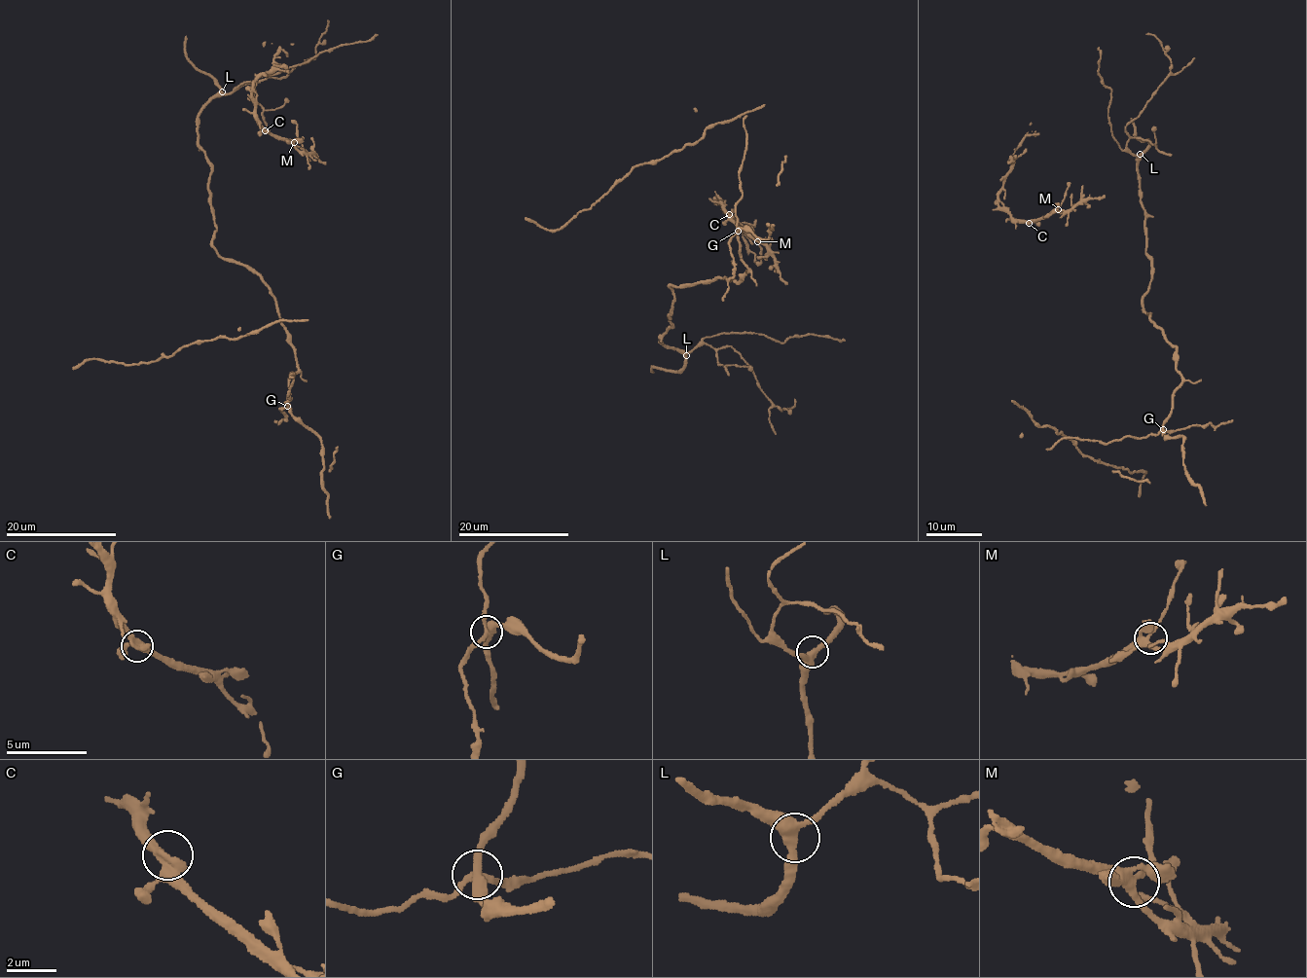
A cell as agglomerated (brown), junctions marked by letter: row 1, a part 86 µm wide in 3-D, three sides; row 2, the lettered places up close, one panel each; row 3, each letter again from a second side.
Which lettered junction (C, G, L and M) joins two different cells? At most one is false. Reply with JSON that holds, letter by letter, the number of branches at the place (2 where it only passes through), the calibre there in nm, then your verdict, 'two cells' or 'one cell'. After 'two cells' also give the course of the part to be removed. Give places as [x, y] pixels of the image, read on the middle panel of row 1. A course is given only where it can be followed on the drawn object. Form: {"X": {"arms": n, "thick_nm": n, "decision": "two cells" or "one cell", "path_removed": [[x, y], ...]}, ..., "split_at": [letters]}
{"C": {"arms": 3, "thick_nm": 320, "decision": "one cell"}, "G": {"arms": 4, "thick_nm": 320, "decision": "two cells"}, "L": {"arms": 3, "thick_nm": 400, "decision": "one cell"}, "M": {"arms": 4, "thick_nm": 340, "decision": "one cell"}, "split_at": ["G"]}

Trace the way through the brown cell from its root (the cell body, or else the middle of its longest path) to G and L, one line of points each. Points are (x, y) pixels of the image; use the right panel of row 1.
G: (1149, 314), (1165, 342), (1175, 347), (1175, 365), (1181, 376), (1162, 430)
L: (1149, 314), (1143, 309), (1143, 295), (1151, 279), (1151, 256), (1146, 251), (1144, 215), (1136, 167), (1140, 154)

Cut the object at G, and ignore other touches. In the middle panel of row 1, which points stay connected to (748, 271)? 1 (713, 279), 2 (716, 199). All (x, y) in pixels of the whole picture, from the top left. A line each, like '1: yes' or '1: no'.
1: yes
2: yes

